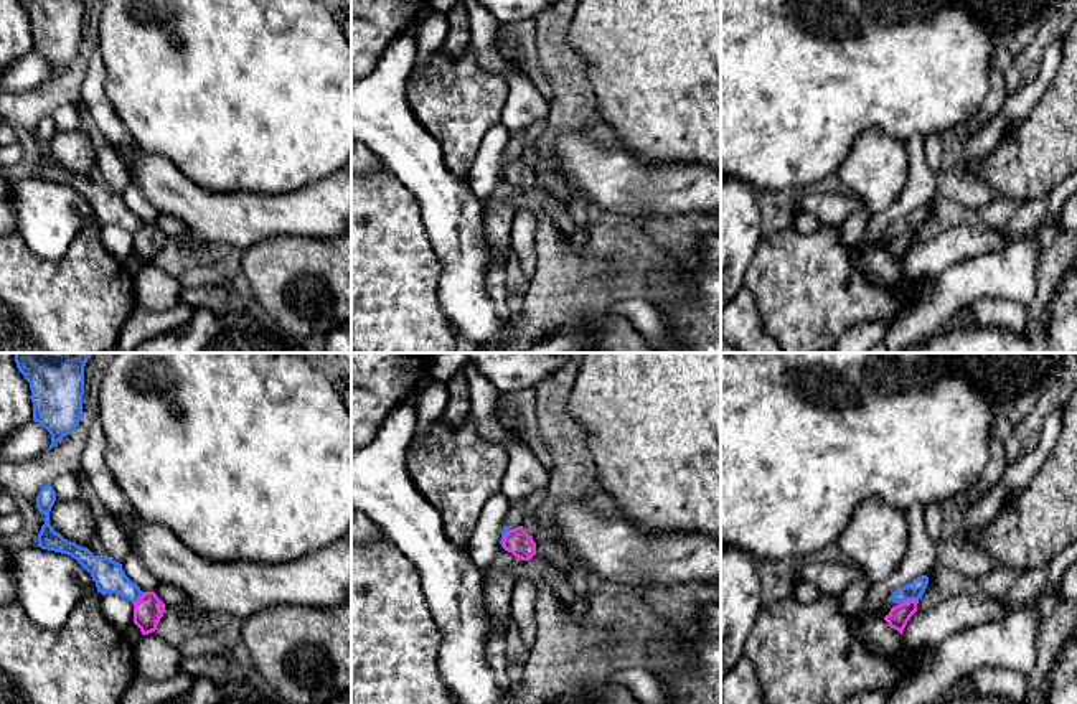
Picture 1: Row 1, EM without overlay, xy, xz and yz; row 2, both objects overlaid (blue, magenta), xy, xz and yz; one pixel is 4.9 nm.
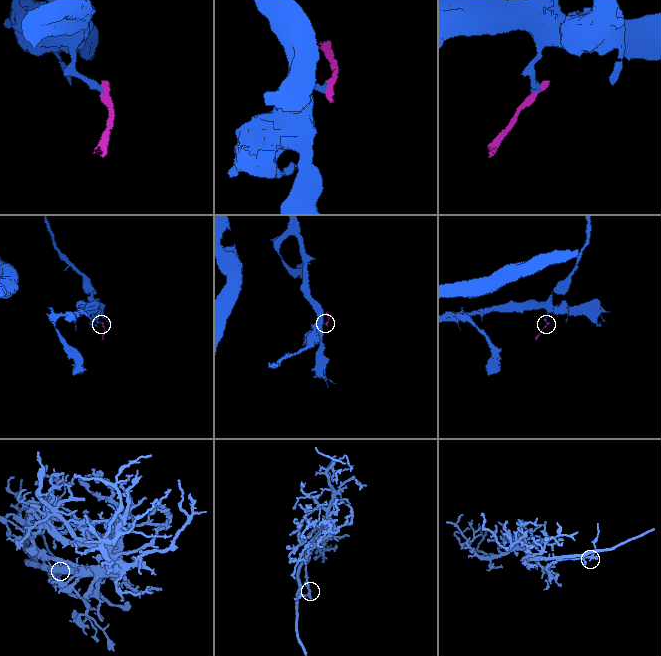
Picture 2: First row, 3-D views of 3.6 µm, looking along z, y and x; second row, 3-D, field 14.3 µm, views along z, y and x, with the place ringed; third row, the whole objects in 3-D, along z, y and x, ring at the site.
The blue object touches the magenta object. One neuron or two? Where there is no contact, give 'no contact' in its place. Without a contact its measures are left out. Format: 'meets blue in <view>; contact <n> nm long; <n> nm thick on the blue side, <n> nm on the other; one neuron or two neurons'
meets blue in yz; contact 100 nm long; 90 nm thick on the blue side, 100 nm on the other; two neurons

